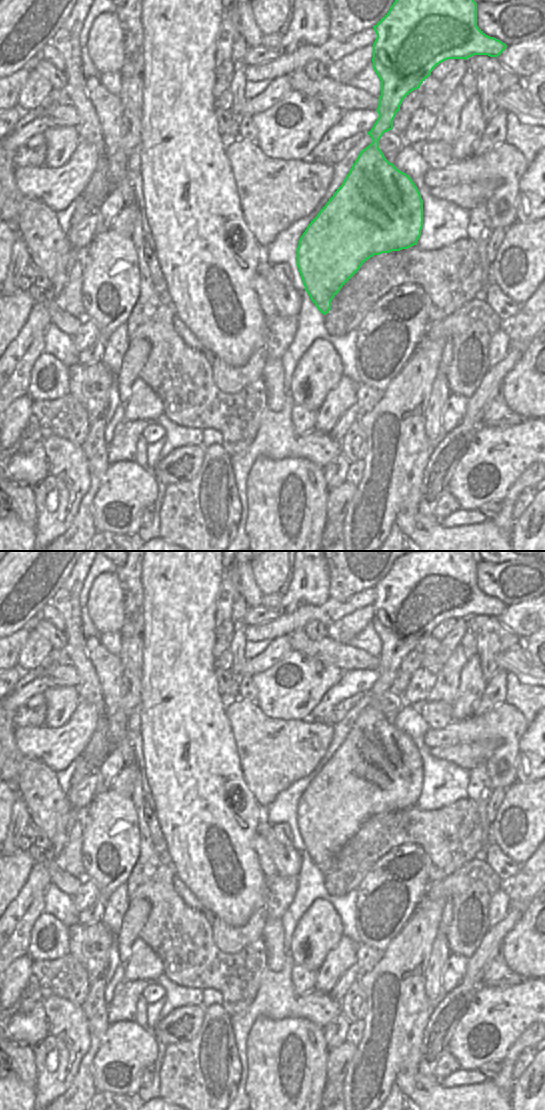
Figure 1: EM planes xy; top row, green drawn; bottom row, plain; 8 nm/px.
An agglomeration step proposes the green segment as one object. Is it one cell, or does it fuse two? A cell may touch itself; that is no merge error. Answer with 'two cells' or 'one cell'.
one cell

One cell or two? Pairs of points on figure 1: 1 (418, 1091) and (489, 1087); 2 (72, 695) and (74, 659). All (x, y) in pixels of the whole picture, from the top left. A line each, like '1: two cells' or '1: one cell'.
1: one cell
2: two cells

